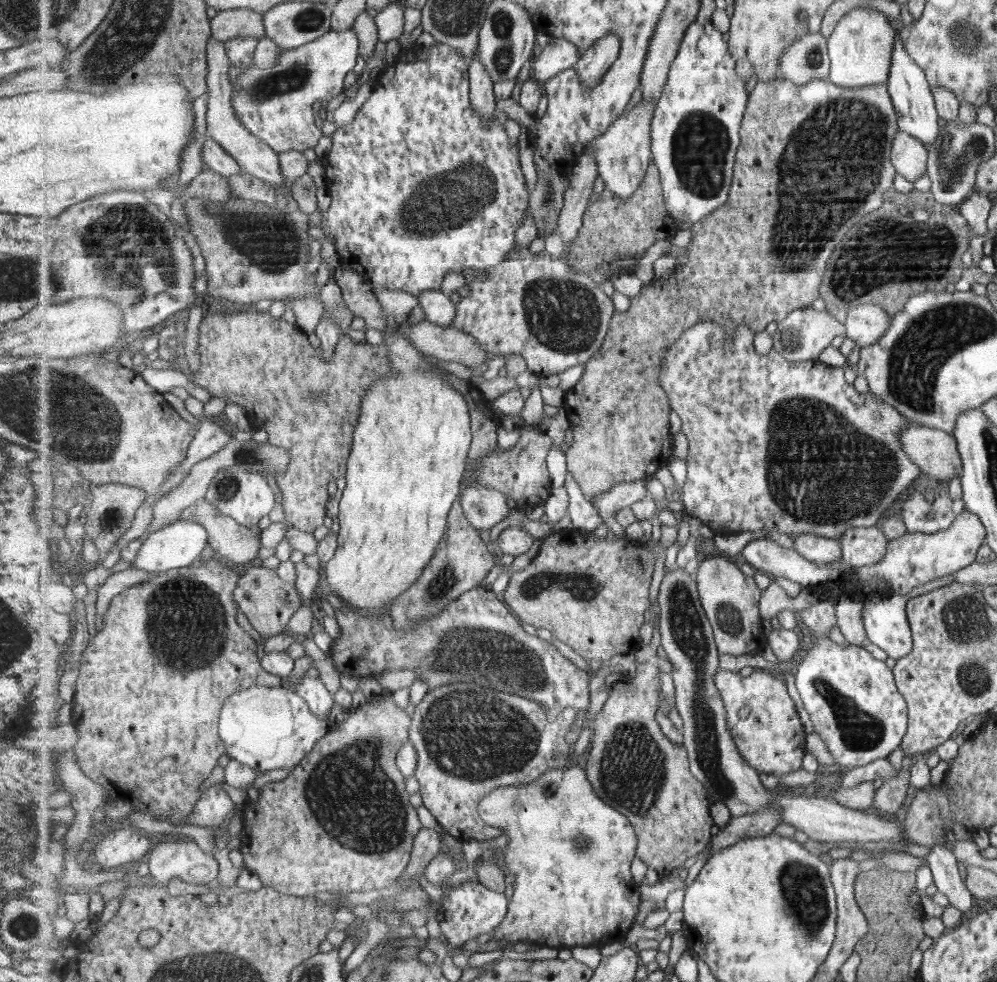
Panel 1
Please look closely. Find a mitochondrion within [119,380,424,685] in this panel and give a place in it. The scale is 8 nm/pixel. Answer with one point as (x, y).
(186, 626)

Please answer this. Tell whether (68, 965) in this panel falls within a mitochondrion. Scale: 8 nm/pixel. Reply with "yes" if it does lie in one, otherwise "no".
no

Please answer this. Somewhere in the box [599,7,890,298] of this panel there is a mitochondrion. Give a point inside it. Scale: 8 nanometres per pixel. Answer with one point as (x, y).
(701, 145)

